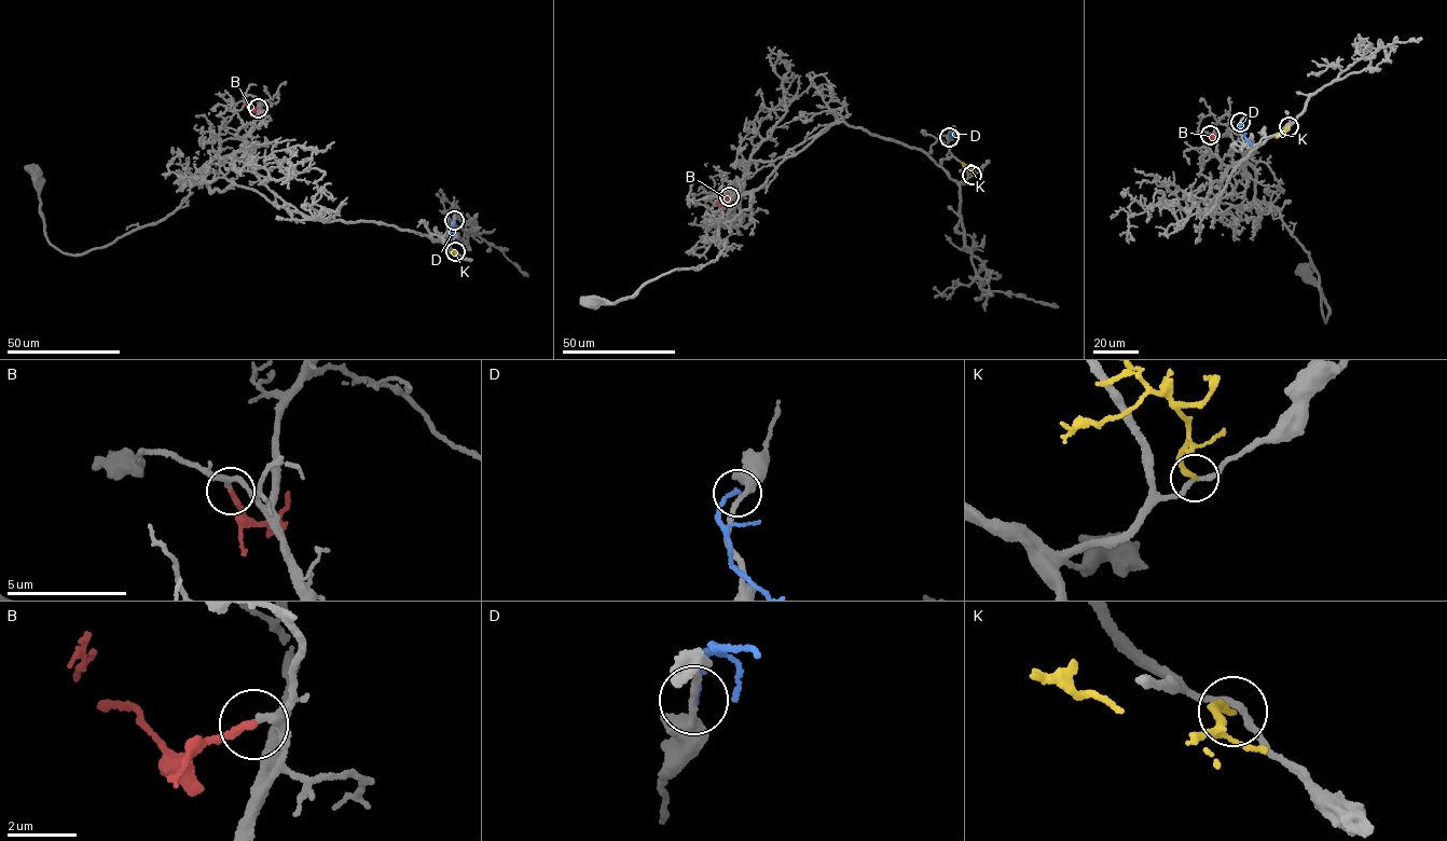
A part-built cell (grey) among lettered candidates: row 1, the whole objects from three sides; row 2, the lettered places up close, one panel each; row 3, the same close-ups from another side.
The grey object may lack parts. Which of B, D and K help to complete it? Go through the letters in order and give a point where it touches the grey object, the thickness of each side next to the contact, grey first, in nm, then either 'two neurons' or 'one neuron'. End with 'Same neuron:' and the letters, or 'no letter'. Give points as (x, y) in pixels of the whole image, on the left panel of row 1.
B: contact (258, 108); calibres 220 and 200 nm; one neuron
D: contact (454, 220); calibres 260 and 170 nm; two neurons
K: contact (455, 251); calibres 200 and 200 nm; two neurons
Same neuron: B

